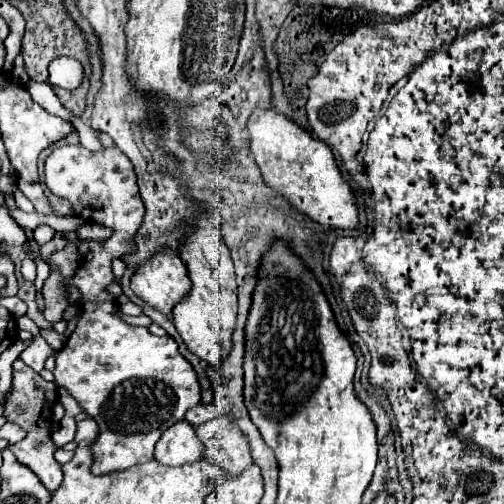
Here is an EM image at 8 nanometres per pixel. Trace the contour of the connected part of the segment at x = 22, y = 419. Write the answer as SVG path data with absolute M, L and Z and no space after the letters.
M20 358L14 360L12 364L12 374L14 374L14 380L12 380L12 396L8 398L6 406L4 408L4 416L22 426L26 430L26 438L18 444L12 444L12 452L14 456L18 458L18 462L22 462L24 466L28 466L44 486L48 486L50 492L54 492L56 488L60 488L62 484L62 466L54 460L54 452L56 452L56 446L50 438L50 432L48 432L48 426L50 426L50 416L52 416L52 406L56 404L56 398L58 398L58 392L56 392L56 384L52 382L46 382L40 374L36 374L30 366L26 366Z

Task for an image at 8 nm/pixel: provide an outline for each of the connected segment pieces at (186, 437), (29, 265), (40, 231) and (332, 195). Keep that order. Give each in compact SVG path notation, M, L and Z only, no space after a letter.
M186 420L170 426L156 442L154 458L166 466L182 466L200 460L204 454L202 442L194 434L194 426Z
M27 239L26 242L23 244L27 253L26 253L26 258L22 262L21 272L26 280L34 282L36 279L36 264L34 263L34 261L32 260L32 258L28 253L29 245L30 245L30 240Z
M40 224L36 230L33 230L33 235L33 239L42 246L42 244L46 244L54 236L54 230L50 226L46 226L46 224Z
M254 110L248 120L250 150L266 184L282 192L302 214L334 230L358 228L358 204L328 144L312 138L276 110Z

